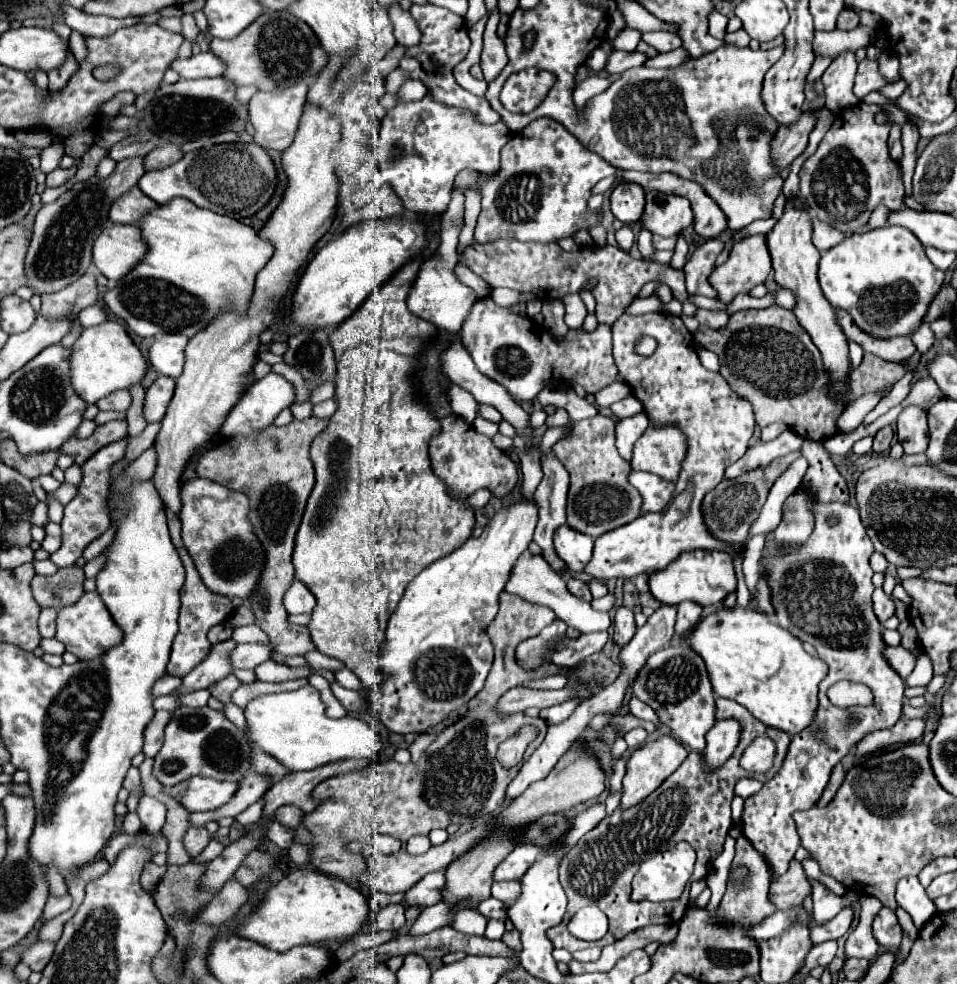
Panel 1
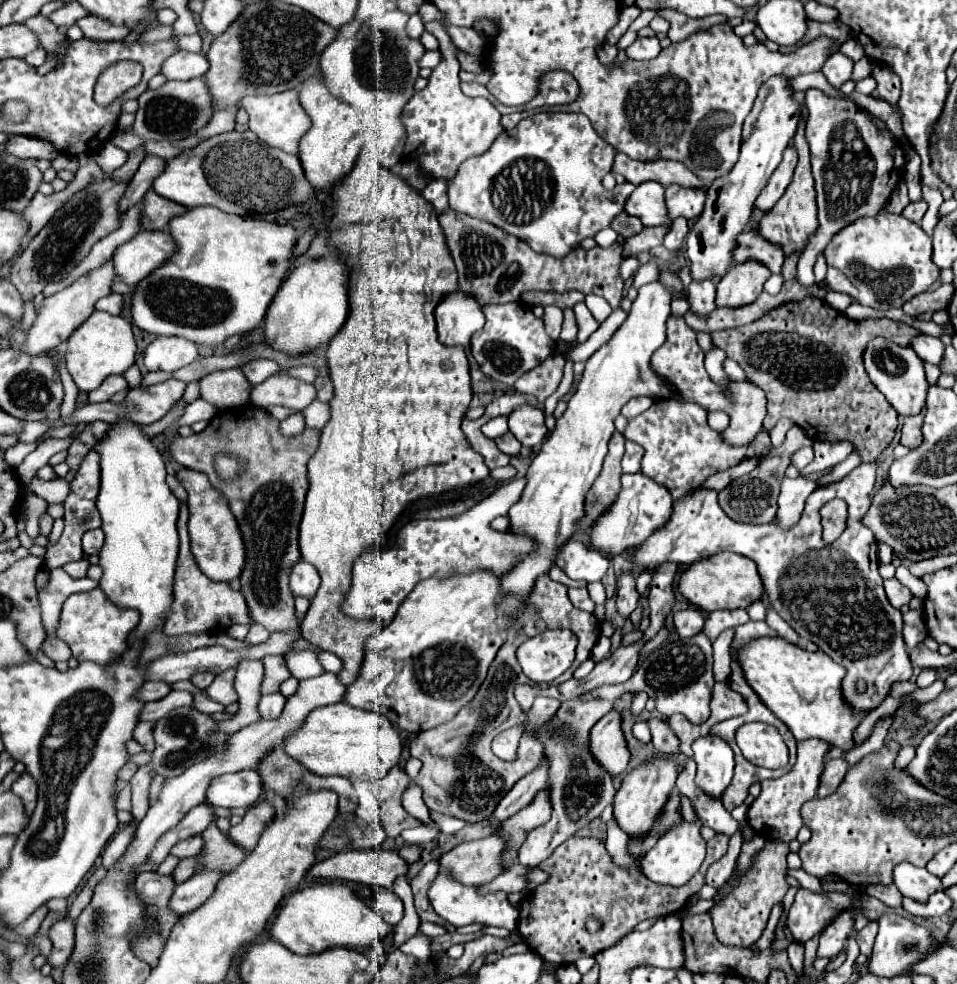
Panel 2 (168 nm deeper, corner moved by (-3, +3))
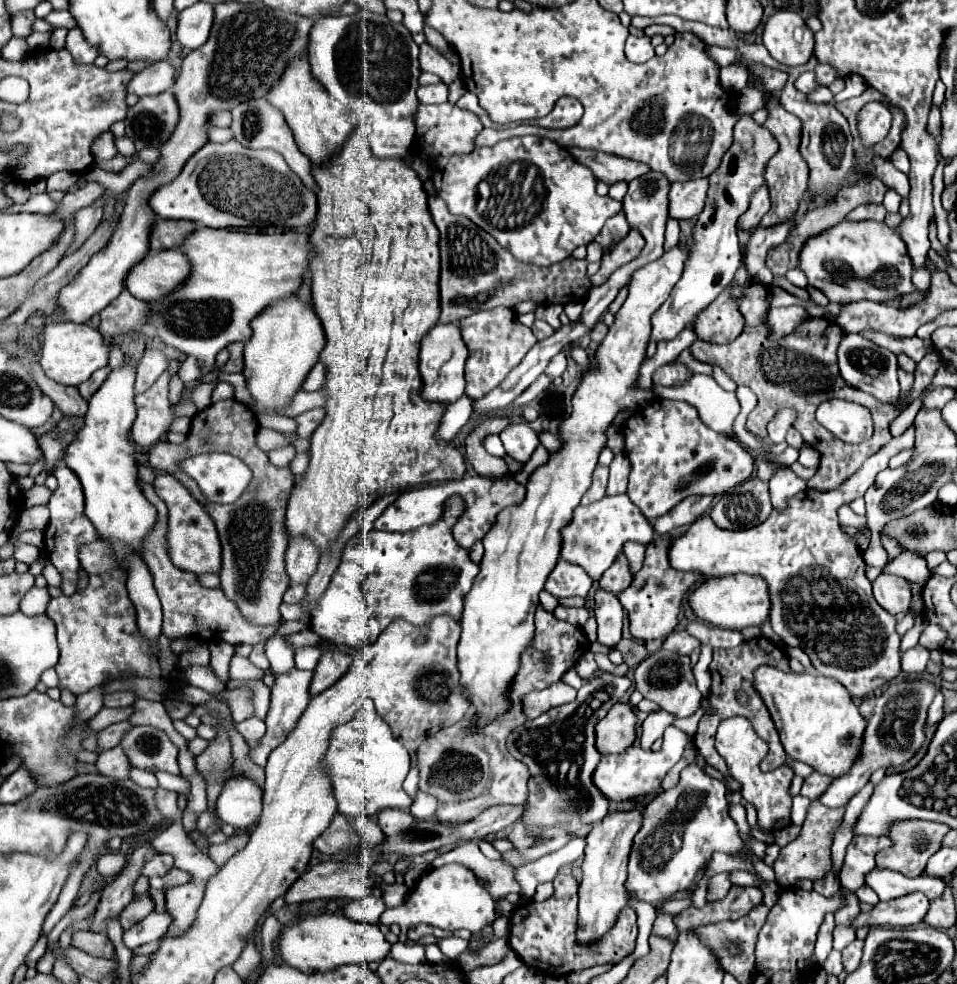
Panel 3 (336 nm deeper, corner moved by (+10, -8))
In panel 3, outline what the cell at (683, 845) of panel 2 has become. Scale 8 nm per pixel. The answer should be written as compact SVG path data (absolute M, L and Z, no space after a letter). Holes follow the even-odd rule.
M696 763L680 773L676 787L662 791L642 811L642 827L634 837L626 889L636 899L660 909L680 891L688 891L716 851L736 853L744 847L734 819L728 815L726 789Z

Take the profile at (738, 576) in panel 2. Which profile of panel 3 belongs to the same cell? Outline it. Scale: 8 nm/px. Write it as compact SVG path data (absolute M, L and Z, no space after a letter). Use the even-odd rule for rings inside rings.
M726 575L710 577L690 595L690 605L700 621L706 621L722 629L744 629L752 625L762 625L770 617L770 591L762 577L752 575Z

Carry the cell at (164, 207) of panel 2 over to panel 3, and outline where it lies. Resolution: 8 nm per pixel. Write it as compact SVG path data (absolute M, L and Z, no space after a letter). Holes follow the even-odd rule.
M158 217L150 235L150 251L178 249L182 247L186 235L194 233L196 229L200 229L200 225L194 221L168 221Z

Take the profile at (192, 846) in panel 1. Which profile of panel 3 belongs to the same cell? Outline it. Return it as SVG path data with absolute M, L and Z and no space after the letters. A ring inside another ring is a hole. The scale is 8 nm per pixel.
M156 853L154 859L146 861L144 867L142 867L142 875L144 877L154 877L154 875L166 875L170 869L174 867L174 859L172 855L166 855L166 853Z

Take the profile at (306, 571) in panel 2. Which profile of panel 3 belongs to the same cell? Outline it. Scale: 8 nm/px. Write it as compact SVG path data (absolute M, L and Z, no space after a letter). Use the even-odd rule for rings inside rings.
M304 535L290 537L288 551L286 551L286 571L290 583L306 583L314 575L318 559L320 553L308 537Z

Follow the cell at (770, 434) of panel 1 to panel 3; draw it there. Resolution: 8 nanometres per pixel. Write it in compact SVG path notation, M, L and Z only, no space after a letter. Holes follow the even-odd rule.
M782 409L774 415L774 419L768 423L768 439L772 443L782 443L788 429L794 425L796 421L796 411L794 409Z

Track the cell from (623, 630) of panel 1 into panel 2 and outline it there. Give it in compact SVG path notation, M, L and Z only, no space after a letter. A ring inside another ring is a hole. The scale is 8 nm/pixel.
M631 572L621 574L619 588L617 588L617 612L623 618L629 618L629 614L635 610L637 600L639 600L639 594L635 590L635 580L633 580Z

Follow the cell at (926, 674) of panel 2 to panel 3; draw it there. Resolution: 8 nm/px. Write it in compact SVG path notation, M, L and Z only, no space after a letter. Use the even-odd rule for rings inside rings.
M916 645L902 653L902 669L906 673L922 673L930 659L930 651L922 645Z

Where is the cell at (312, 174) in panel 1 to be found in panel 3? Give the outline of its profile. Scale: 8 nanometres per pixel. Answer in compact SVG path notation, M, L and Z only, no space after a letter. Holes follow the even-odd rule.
M302 53L296 59L292 59L286 65L286 71L280 75L280 79L270 87L266 99L278 107L290 125L296 143L304 155L308 155L314 163L322 163L322 159L330 159L338 147L346 141L350 131L354 129L354 119L348 111L340 111L334 107L334 99L328 95L328 91L312 77L310 65L308 65L308 55ZM318 145L318 147L314 147Z

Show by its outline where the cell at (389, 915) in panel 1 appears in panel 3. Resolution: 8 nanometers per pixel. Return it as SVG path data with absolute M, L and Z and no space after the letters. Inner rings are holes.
M366 895L362 899L350 901L344 906L344 915L354 921L364 921L364 923L378 923L378 917L386 909L382 899L376 899L374 895Z

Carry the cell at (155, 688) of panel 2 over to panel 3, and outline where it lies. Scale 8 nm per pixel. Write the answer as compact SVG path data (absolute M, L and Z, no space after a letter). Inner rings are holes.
M102 707L90 721L92 731L102 731L106 725L112 725L116 721L126 721L132 715L132 707L120 707L120 709L106 709Z

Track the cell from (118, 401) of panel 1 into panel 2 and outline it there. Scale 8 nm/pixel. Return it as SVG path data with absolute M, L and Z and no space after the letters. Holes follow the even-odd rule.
M109 376L109 378L105 378L103 380L103 384L97 388L97 390L93 390L93 392L89 392L89 402L107 402L107 400L111 400L117 392L123 392L123 390L127 390L127 382L125 382L125 378L123 376Z

